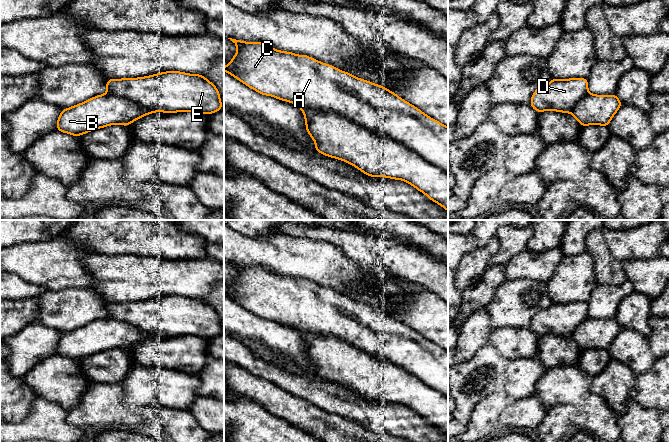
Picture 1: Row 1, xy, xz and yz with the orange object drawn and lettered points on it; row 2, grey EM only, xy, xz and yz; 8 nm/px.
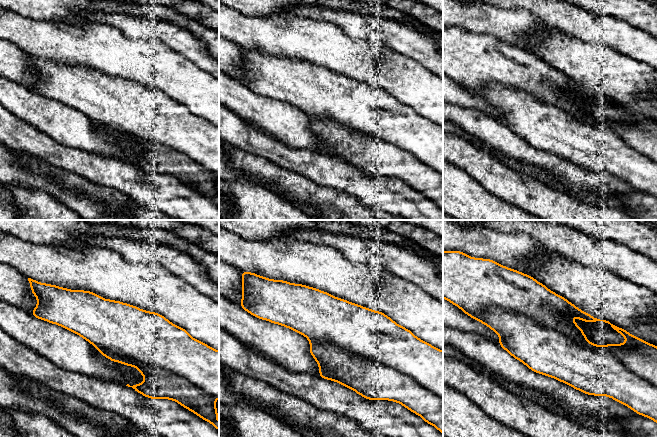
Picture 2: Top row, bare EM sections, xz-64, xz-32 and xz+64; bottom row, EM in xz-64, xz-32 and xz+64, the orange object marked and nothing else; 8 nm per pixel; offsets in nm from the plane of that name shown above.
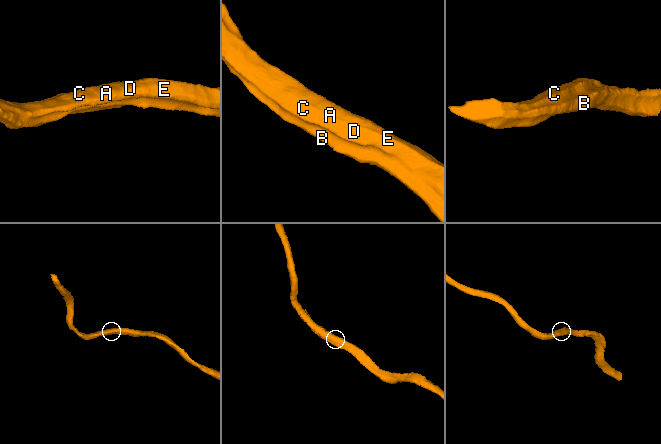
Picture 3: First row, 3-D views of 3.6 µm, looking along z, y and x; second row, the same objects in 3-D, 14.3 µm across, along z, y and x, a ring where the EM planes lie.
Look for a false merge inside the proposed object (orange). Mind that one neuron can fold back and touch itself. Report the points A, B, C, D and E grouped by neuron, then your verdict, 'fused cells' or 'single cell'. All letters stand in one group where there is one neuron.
groups A C D E / B; fused cells

